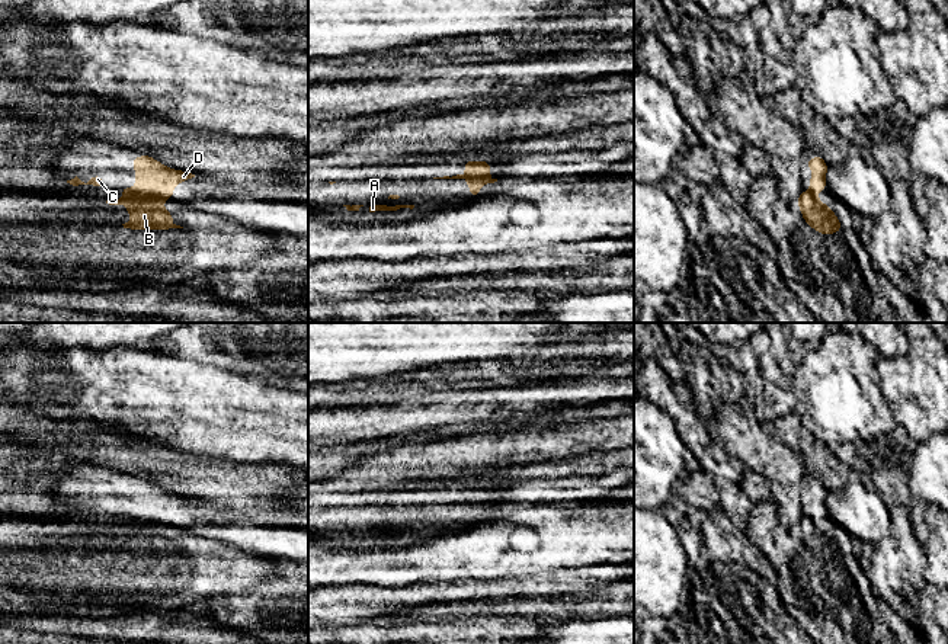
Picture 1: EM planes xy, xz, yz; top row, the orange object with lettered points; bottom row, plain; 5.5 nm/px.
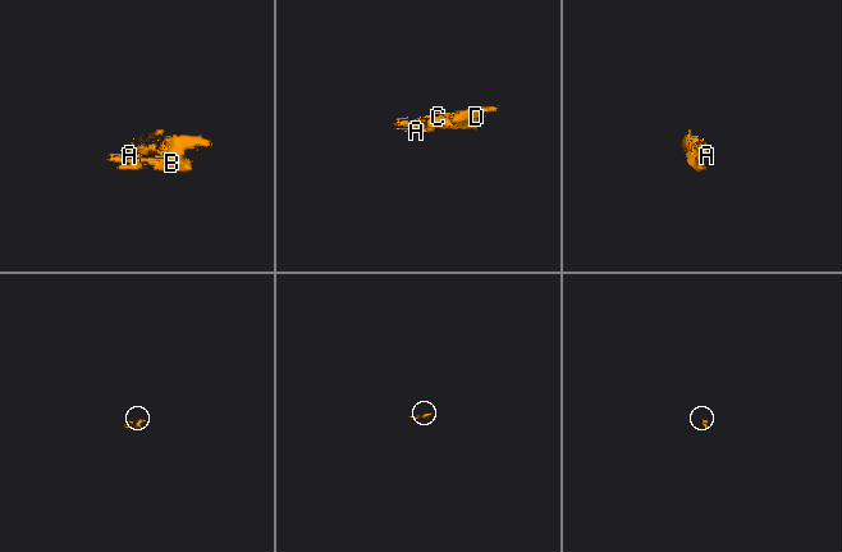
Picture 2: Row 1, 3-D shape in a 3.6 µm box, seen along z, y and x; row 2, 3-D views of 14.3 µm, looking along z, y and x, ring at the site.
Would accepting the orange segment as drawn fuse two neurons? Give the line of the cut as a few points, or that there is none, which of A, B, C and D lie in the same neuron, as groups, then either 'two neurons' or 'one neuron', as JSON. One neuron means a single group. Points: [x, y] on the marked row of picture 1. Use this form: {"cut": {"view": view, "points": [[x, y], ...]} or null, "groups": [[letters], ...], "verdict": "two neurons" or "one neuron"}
{"cut": {"view": "xy", "points": [[127, 198], [162, 201]]}, "groups": [["A", "C", "D"], ["B"]], "verdict": "two neurons"}

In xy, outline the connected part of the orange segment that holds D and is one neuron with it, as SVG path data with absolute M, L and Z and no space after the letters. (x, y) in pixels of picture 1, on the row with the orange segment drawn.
M135 156L135 160L131 166L135 172L135 189L121 188L126 199L172 199L173 188L179 182L186 182L188 179L195 177L192 173L173 170L161 163L156 161L151 156Z

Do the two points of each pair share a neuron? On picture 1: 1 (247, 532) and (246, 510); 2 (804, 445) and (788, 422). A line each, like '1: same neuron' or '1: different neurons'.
1: different neurons
2: same neuron

